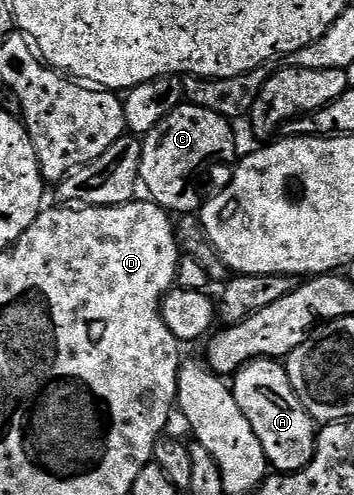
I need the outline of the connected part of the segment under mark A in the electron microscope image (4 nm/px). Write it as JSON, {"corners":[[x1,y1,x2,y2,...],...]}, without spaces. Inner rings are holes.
{"corners":[[260,359,244,365,234,374,233,392,237,407,241,407,249,427,261,439,268,466,275,473,296,473,311,462,317,444,317,423,297,399,286,368,278,360]]}

